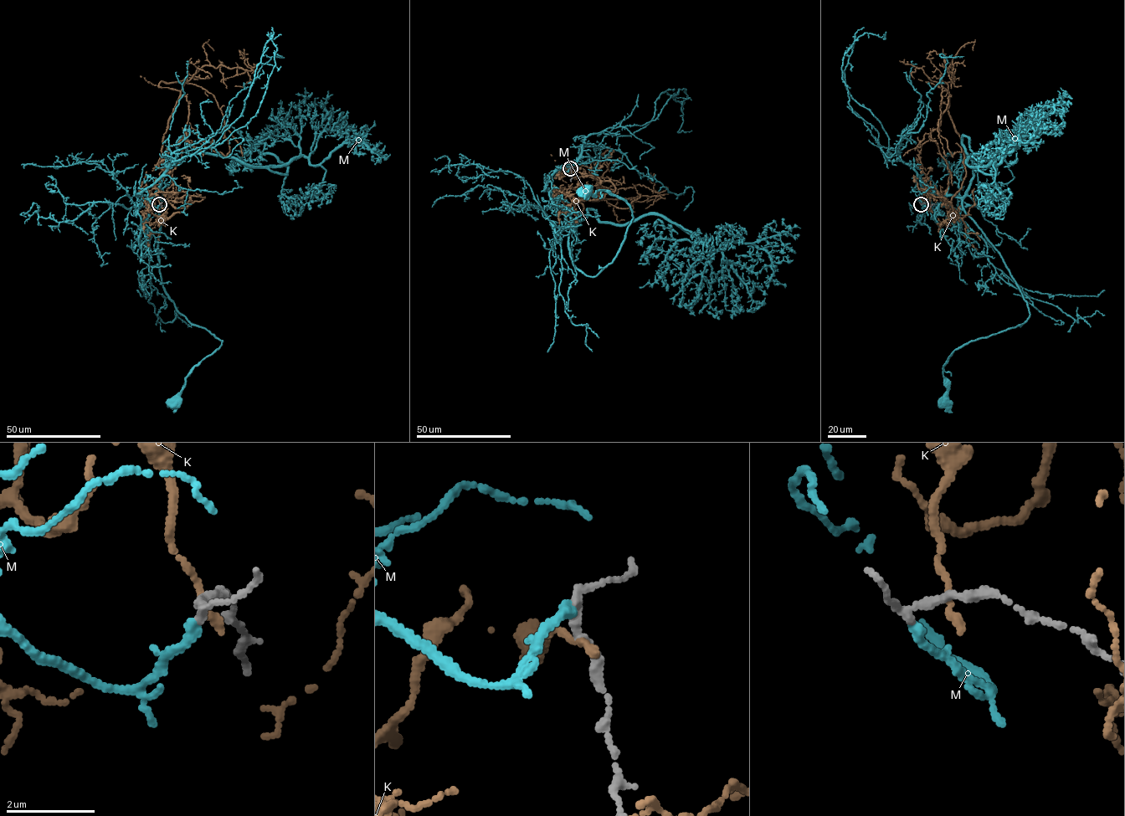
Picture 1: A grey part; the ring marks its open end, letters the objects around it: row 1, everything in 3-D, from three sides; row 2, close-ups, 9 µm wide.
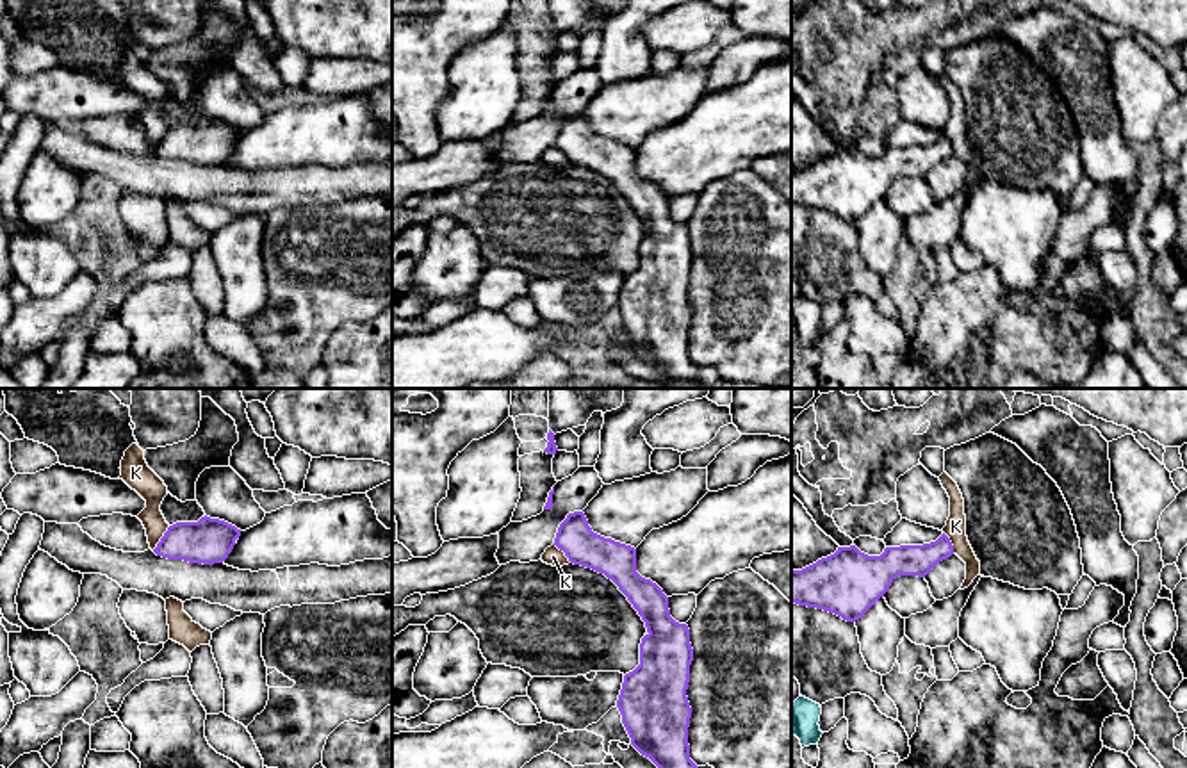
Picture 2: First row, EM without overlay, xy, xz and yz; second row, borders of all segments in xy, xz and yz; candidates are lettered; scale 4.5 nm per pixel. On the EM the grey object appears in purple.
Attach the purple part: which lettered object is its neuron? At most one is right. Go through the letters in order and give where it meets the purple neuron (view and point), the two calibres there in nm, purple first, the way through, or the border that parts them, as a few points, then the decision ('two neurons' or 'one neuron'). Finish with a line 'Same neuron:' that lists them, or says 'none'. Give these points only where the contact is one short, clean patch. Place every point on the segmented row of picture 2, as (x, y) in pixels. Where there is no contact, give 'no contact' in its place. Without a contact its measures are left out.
K: xy (161, 539) | 200/120 nm | along xy (170, 526), (152, 549) | two neurons
M: no contact | one neuron
Same neuron: M

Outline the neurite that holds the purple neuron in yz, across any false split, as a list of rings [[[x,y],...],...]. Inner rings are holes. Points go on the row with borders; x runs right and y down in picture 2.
[[[945,533],[923,545],[886,547],[880,556],[868,556],[855,545],[838,547],[834,554],[791,570],[791,602],[855,622],[898,576],[925,577],[952,554],[954,545]]]

